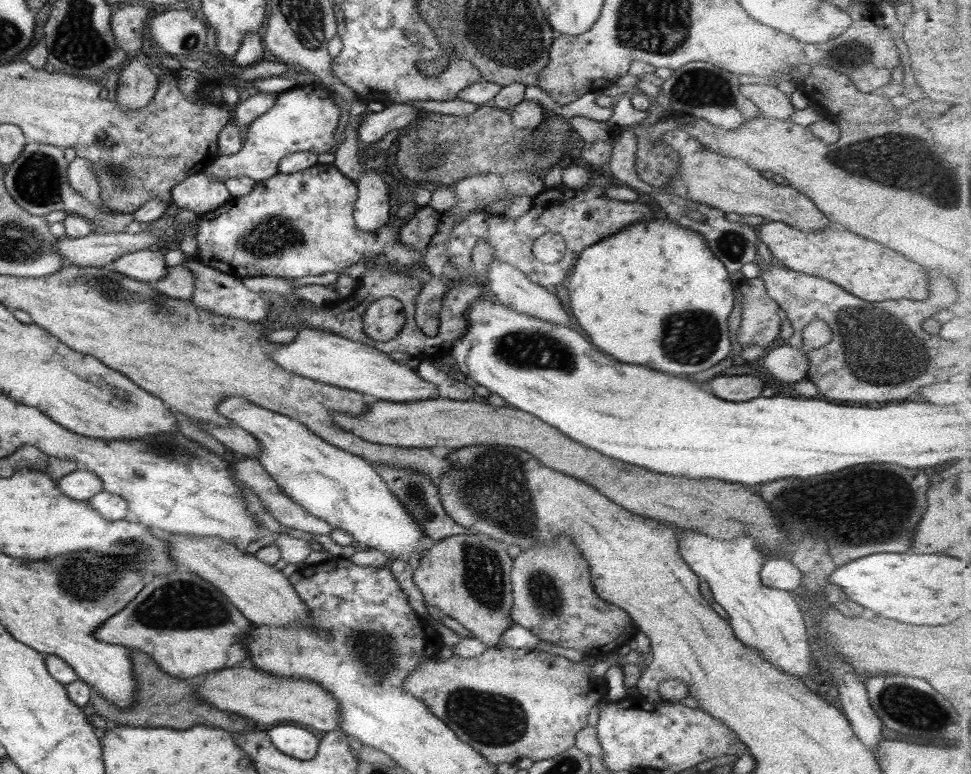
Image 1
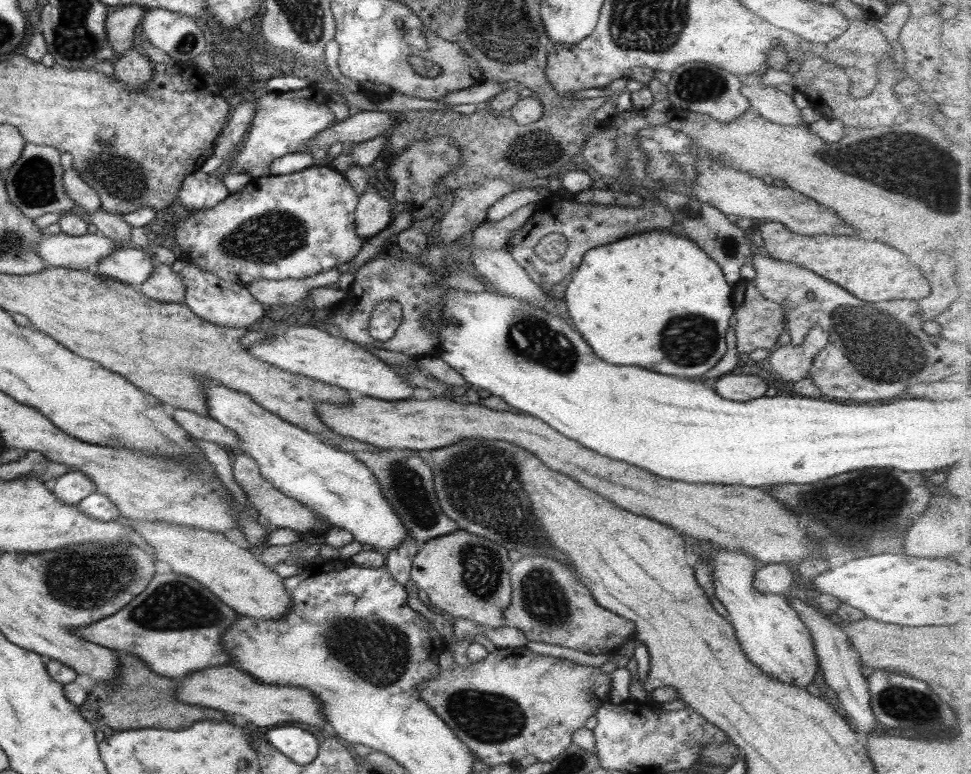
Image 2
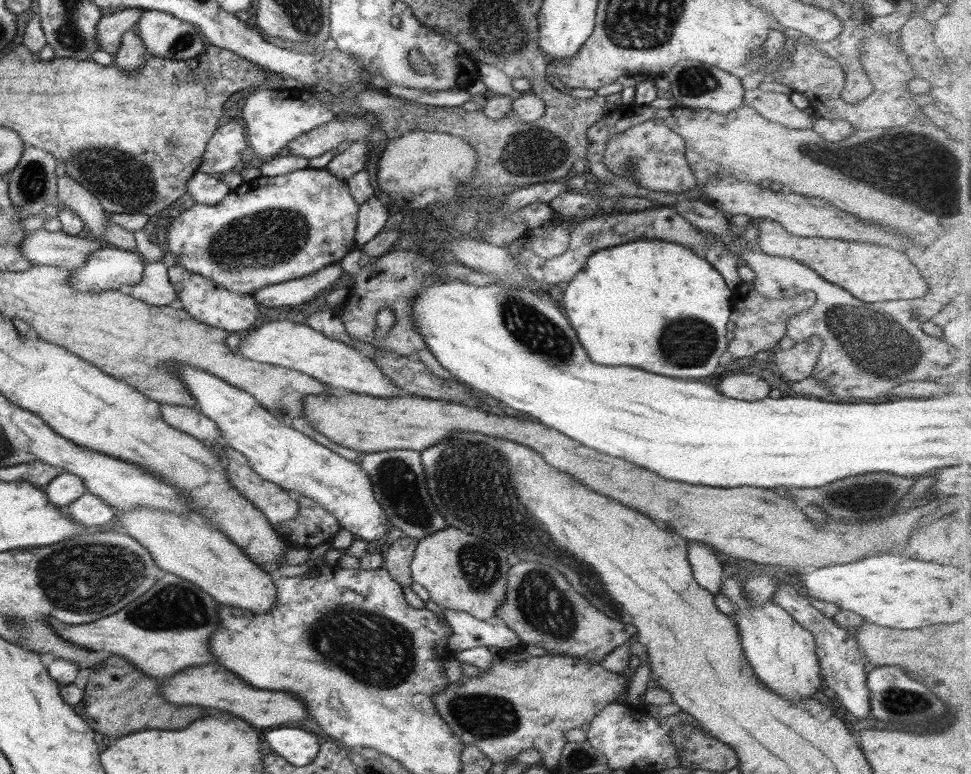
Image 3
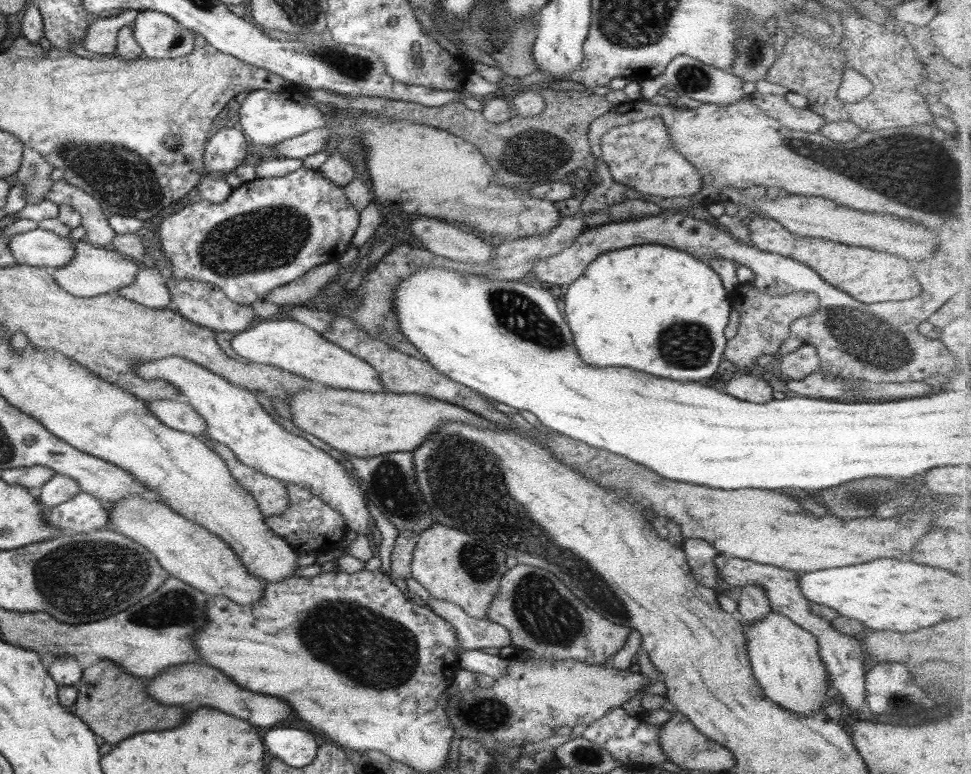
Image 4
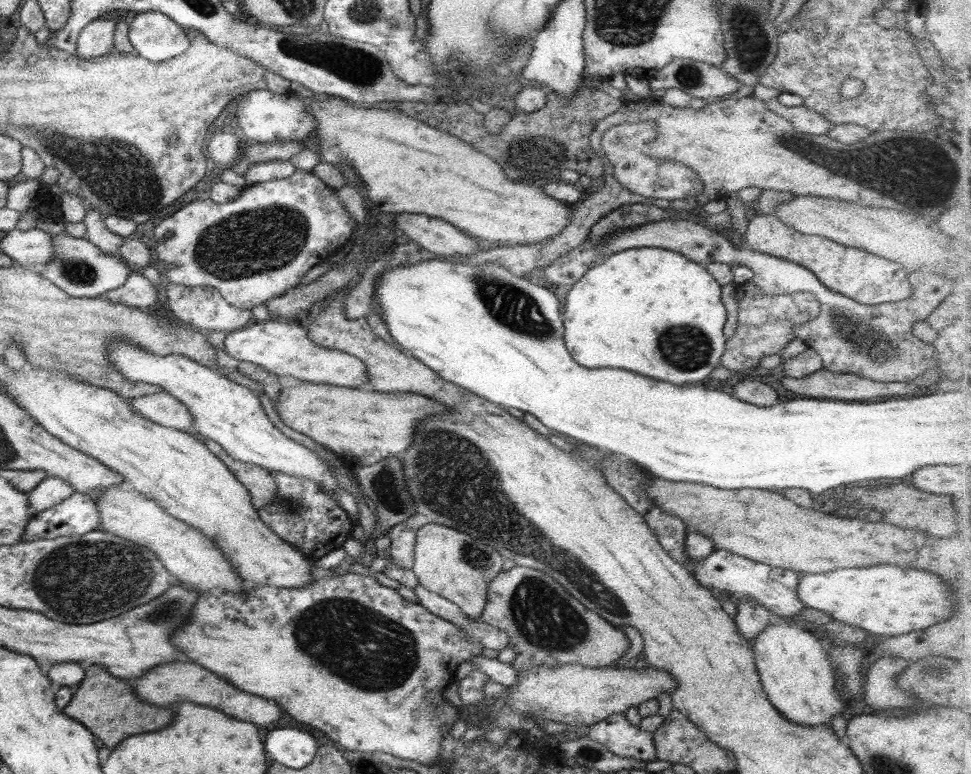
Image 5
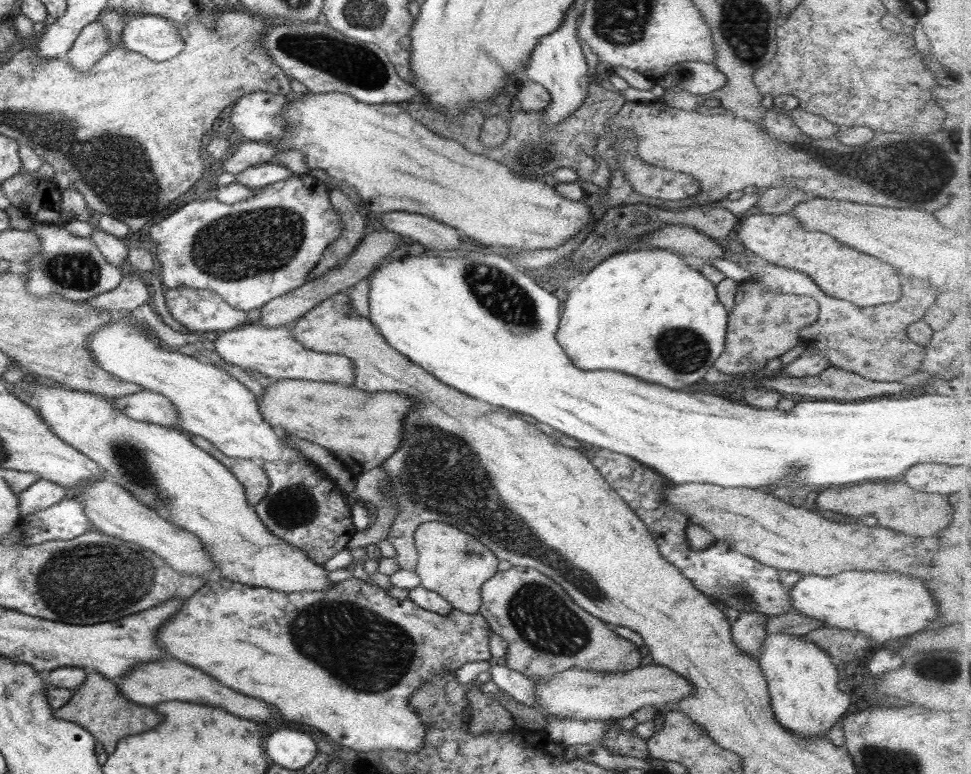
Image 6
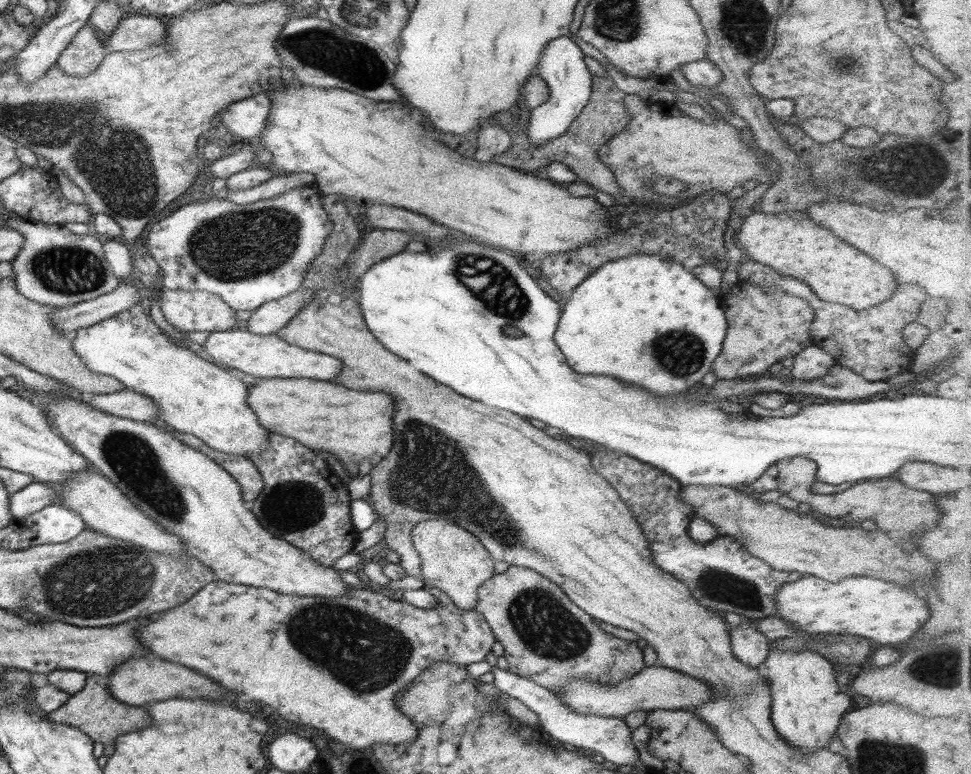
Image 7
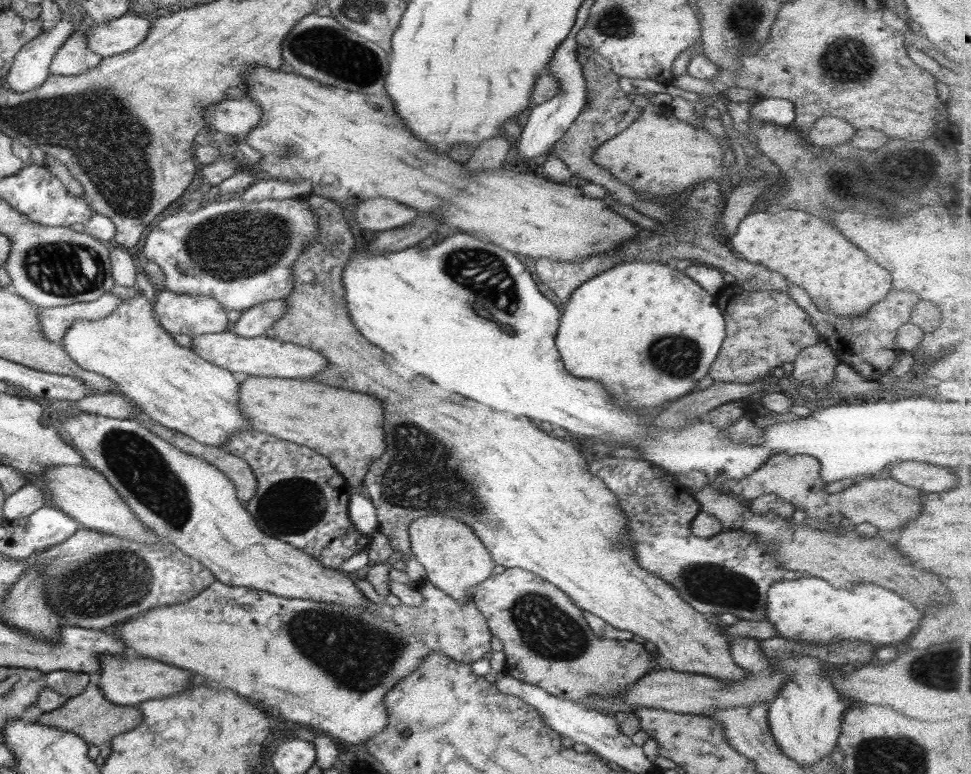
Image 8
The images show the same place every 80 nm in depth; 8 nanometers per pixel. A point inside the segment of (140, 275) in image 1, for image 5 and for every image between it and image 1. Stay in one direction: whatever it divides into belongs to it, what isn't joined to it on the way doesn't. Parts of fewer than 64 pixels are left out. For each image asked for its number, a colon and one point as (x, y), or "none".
2: (133, 265)
3: (108, 268)
4: (93, 271)
5: (82, 270)

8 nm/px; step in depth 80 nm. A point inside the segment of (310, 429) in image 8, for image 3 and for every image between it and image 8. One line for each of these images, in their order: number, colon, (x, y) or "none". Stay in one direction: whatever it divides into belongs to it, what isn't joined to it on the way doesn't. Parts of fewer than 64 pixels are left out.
3: (751, 524)
4: (363, 424)
5: (361, 427)
6: (362, 429)
7: (353, 425)

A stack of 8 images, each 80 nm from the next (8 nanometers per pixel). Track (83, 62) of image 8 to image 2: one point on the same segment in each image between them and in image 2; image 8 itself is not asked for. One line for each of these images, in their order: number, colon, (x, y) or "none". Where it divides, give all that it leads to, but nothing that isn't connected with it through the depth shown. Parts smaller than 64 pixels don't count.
2: (121, 25)
3: (111, 27)
4: (101, 37)
5: (96, 39)
6: (93, 42)
7: (86, 51)

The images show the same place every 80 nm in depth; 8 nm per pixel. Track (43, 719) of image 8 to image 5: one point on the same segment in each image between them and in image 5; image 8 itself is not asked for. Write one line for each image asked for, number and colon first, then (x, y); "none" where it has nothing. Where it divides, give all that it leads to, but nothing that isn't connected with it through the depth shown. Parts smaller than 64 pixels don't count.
5: (108, 706)
6: (97, 705)
7: (93, 710)

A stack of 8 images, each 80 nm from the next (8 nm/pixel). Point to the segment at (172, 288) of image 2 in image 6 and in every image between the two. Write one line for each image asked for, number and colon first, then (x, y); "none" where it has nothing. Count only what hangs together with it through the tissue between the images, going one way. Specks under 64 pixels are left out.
3: (155, 288)
4: (148, 288)
5: (139, 291)
6: (132, 293)

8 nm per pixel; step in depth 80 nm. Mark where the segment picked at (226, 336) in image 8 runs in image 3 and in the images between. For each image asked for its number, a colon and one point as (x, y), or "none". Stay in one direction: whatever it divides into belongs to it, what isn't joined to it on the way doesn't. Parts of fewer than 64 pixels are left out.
3: (296, 346)
4: (286, 343)
5: (281, 347)
6: (273, 352)
7: (266, 356)

